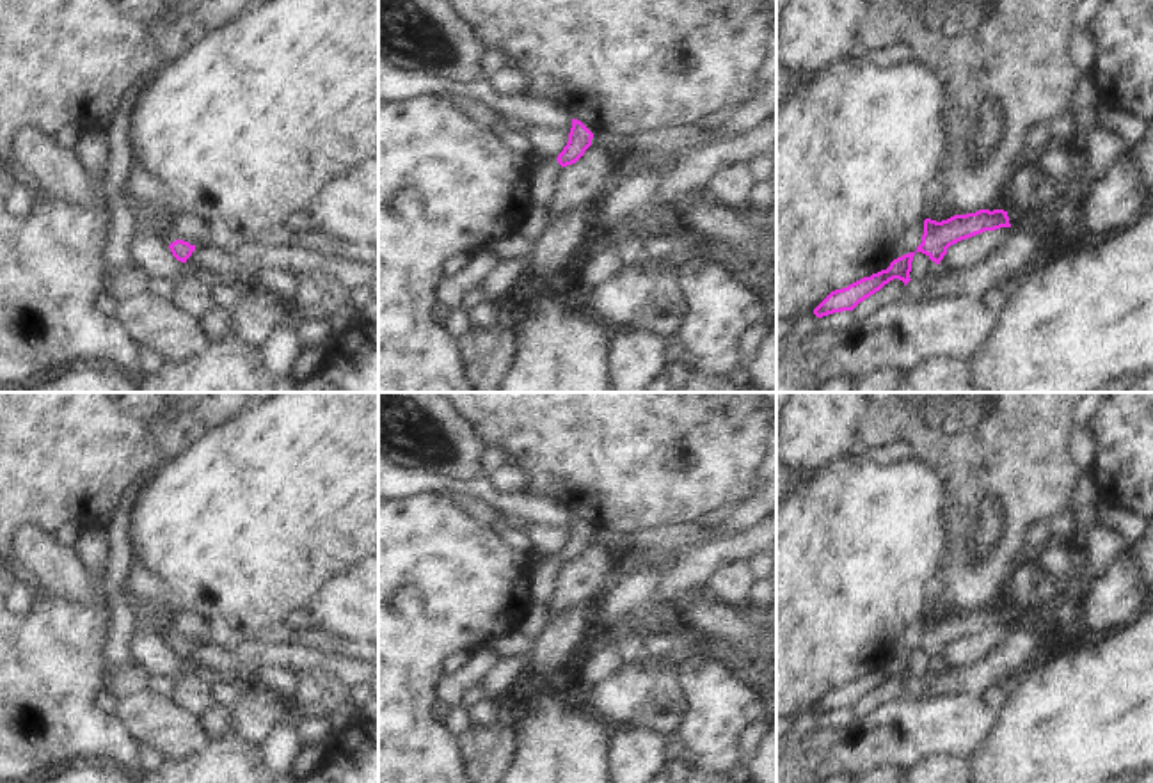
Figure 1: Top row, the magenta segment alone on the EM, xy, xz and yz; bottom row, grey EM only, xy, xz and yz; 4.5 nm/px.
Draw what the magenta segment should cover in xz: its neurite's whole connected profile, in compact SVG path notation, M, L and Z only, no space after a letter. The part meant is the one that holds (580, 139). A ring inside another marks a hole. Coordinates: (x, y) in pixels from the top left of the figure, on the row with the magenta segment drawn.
M572 119L572 128L569 133L569 142L558 154L558 163L561 167L576 163L584 151L592 146L593 133L577 119Z

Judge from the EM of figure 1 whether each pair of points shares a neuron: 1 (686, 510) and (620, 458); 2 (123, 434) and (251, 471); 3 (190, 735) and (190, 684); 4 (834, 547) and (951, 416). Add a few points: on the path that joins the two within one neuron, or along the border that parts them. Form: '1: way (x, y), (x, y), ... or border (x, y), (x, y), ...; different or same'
1: way (670, 494), (636, 460); same
2: border (215, 427), (174, 455), (155, 474); different
3: border (169, 698), (198, 719); different
4: border (915, 457), (933, 464), (949, 483); different

